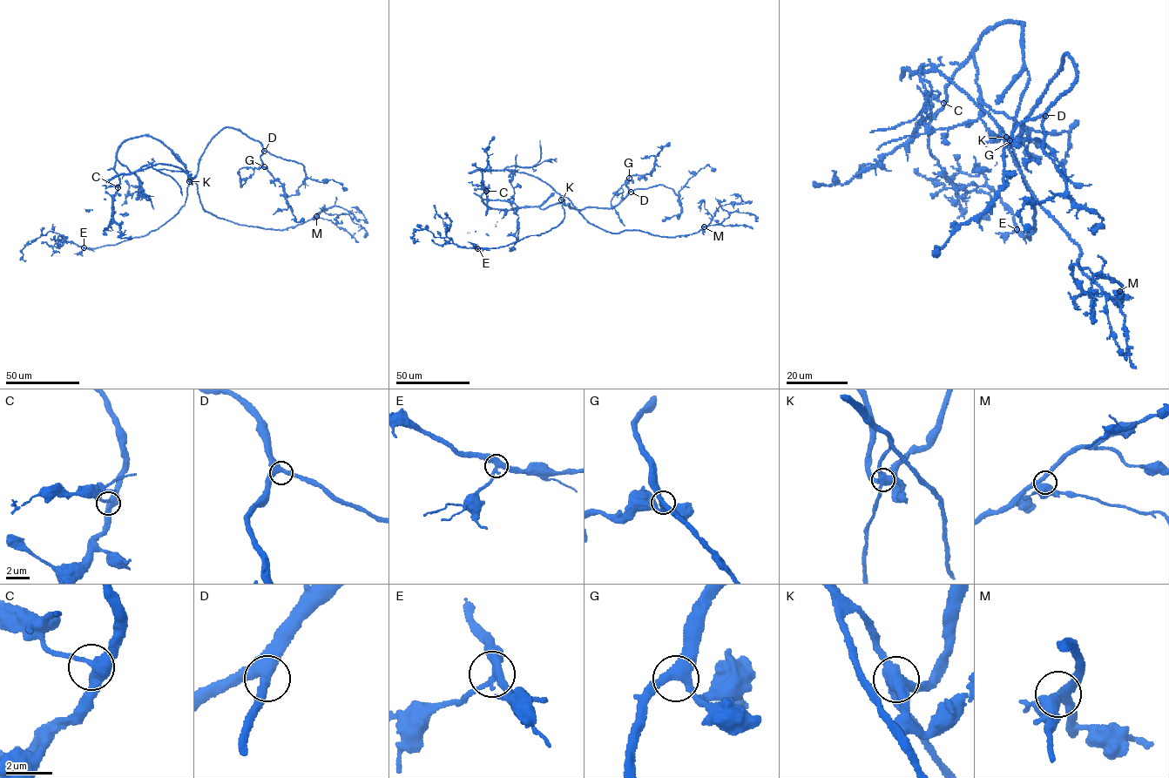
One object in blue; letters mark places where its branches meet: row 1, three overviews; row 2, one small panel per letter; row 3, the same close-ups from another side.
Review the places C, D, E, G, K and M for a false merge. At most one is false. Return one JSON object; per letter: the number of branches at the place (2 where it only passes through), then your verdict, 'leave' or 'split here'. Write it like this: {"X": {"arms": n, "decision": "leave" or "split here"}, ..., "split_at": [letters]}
{"C": {"arms": 3, "decision": "leave"}, "D": {"arms": 3, "decision": "leave"}, "E": {"arms": 3, "decision": "leave"}, "G": {"arms": 3, "decision": "leave"}, "K": {"arms": 4, "decision": "split here"}, "M": {"arms": 3, "decision": "leave"}, "split_at": ["K"]}

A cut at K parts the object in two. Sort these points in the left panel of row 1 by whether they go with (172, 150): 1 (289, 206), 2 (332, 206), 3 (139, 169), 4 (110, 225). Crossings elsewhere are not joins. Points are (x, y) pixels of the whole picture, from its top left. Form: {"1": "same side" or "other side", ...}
{"1": "same side", "2": "other side", "3": "other side", "4": "same side"}

